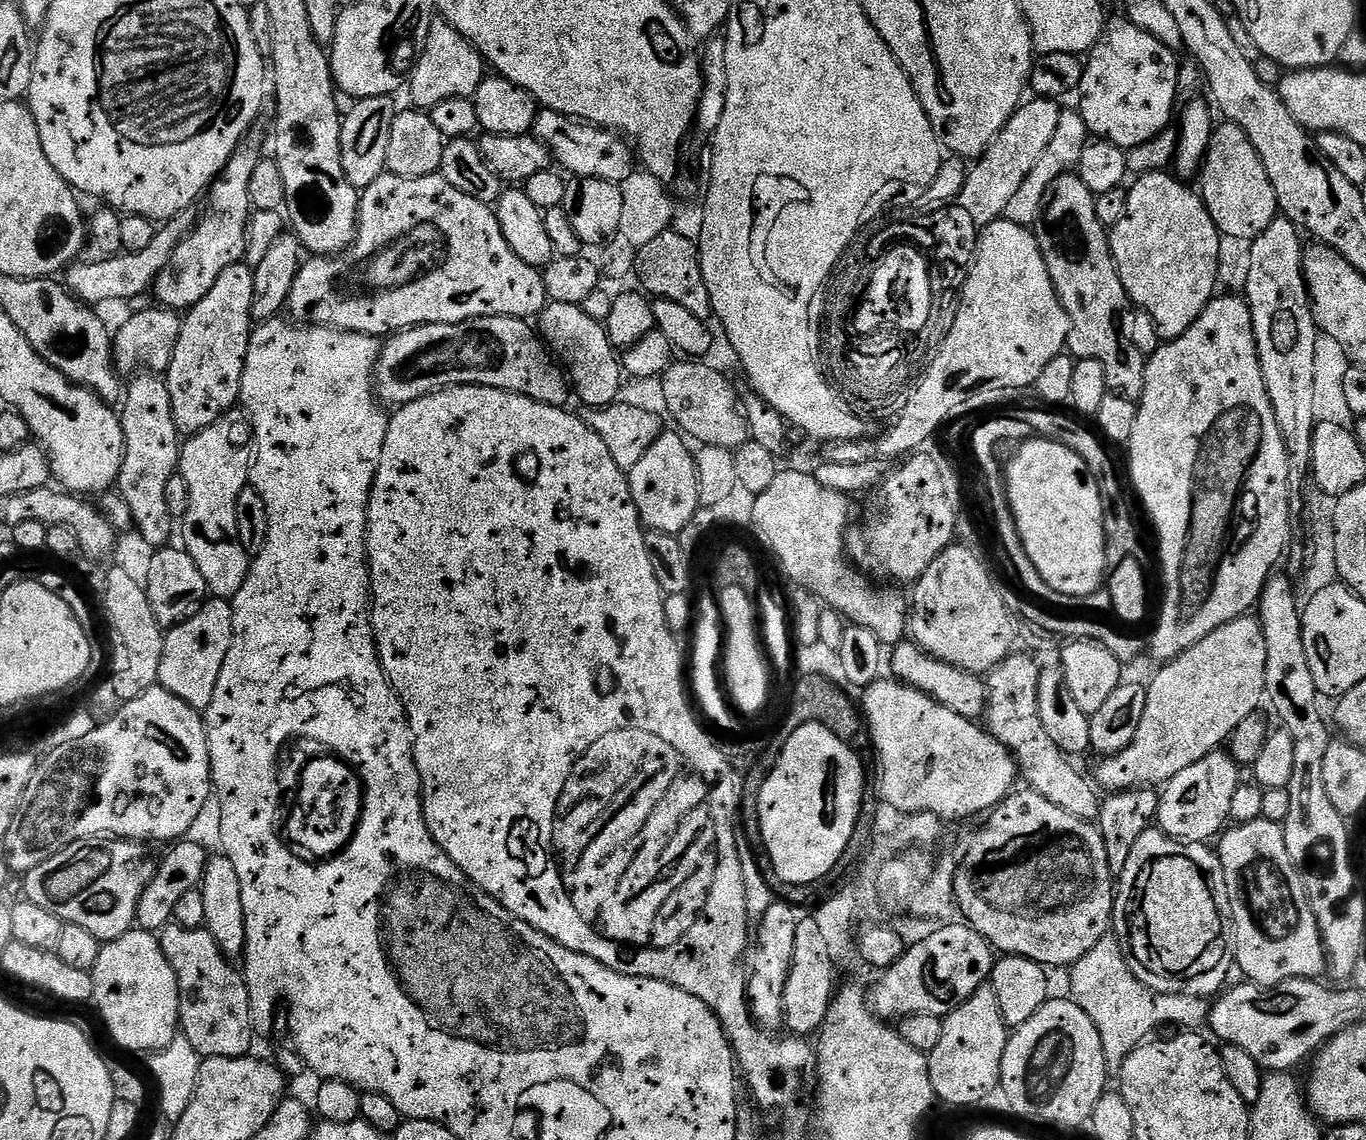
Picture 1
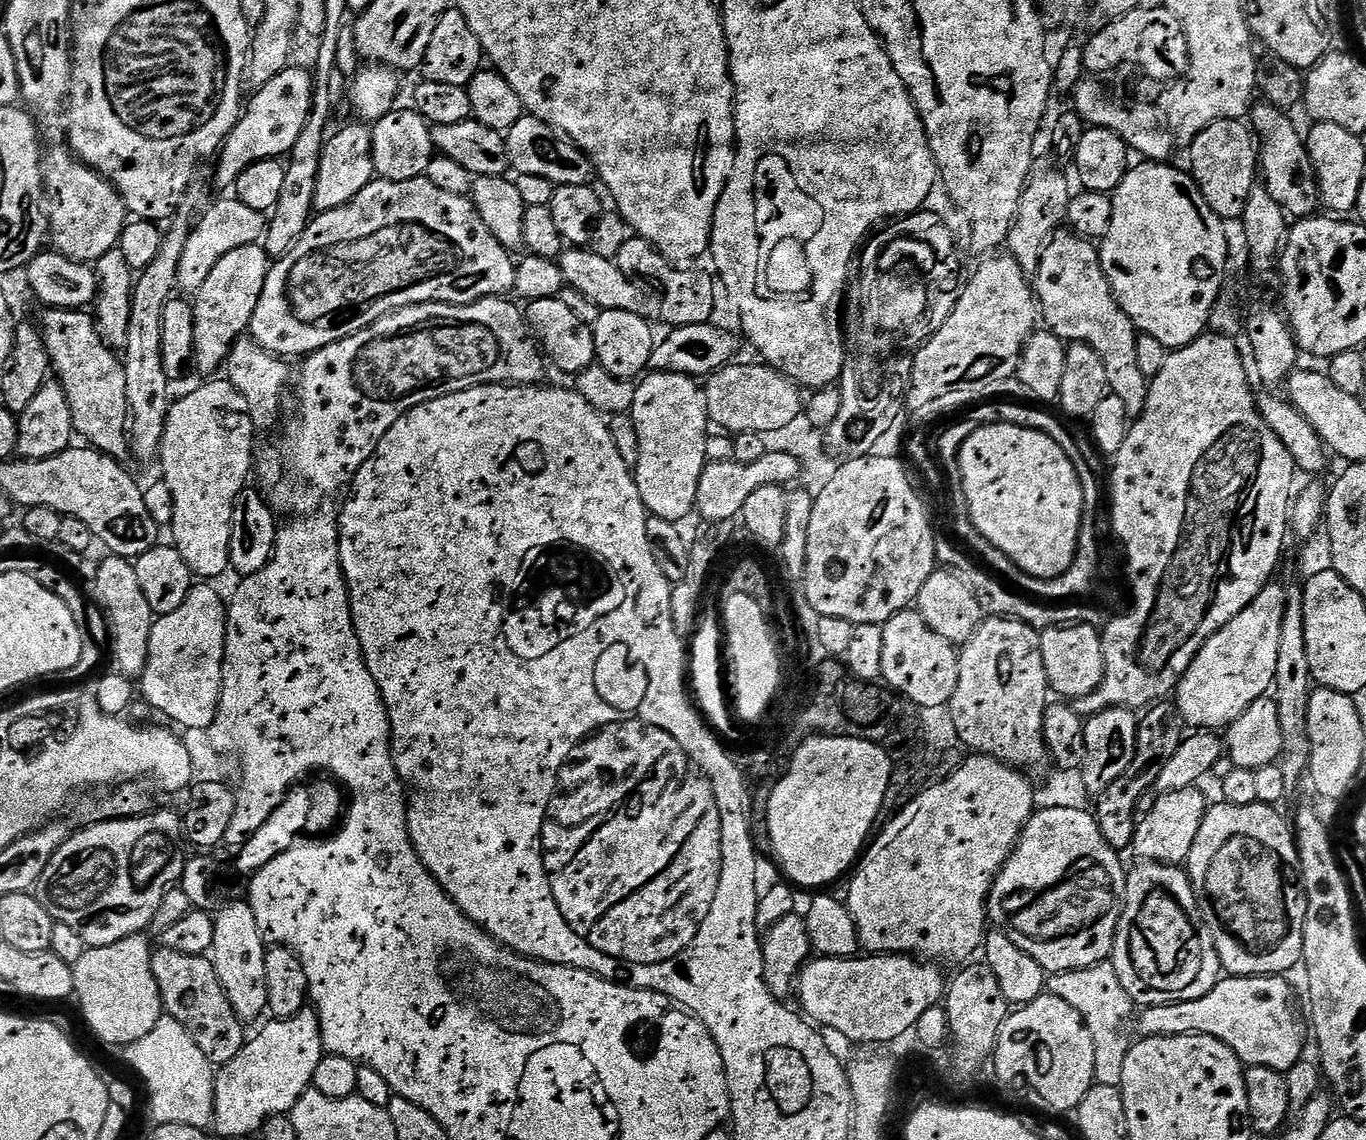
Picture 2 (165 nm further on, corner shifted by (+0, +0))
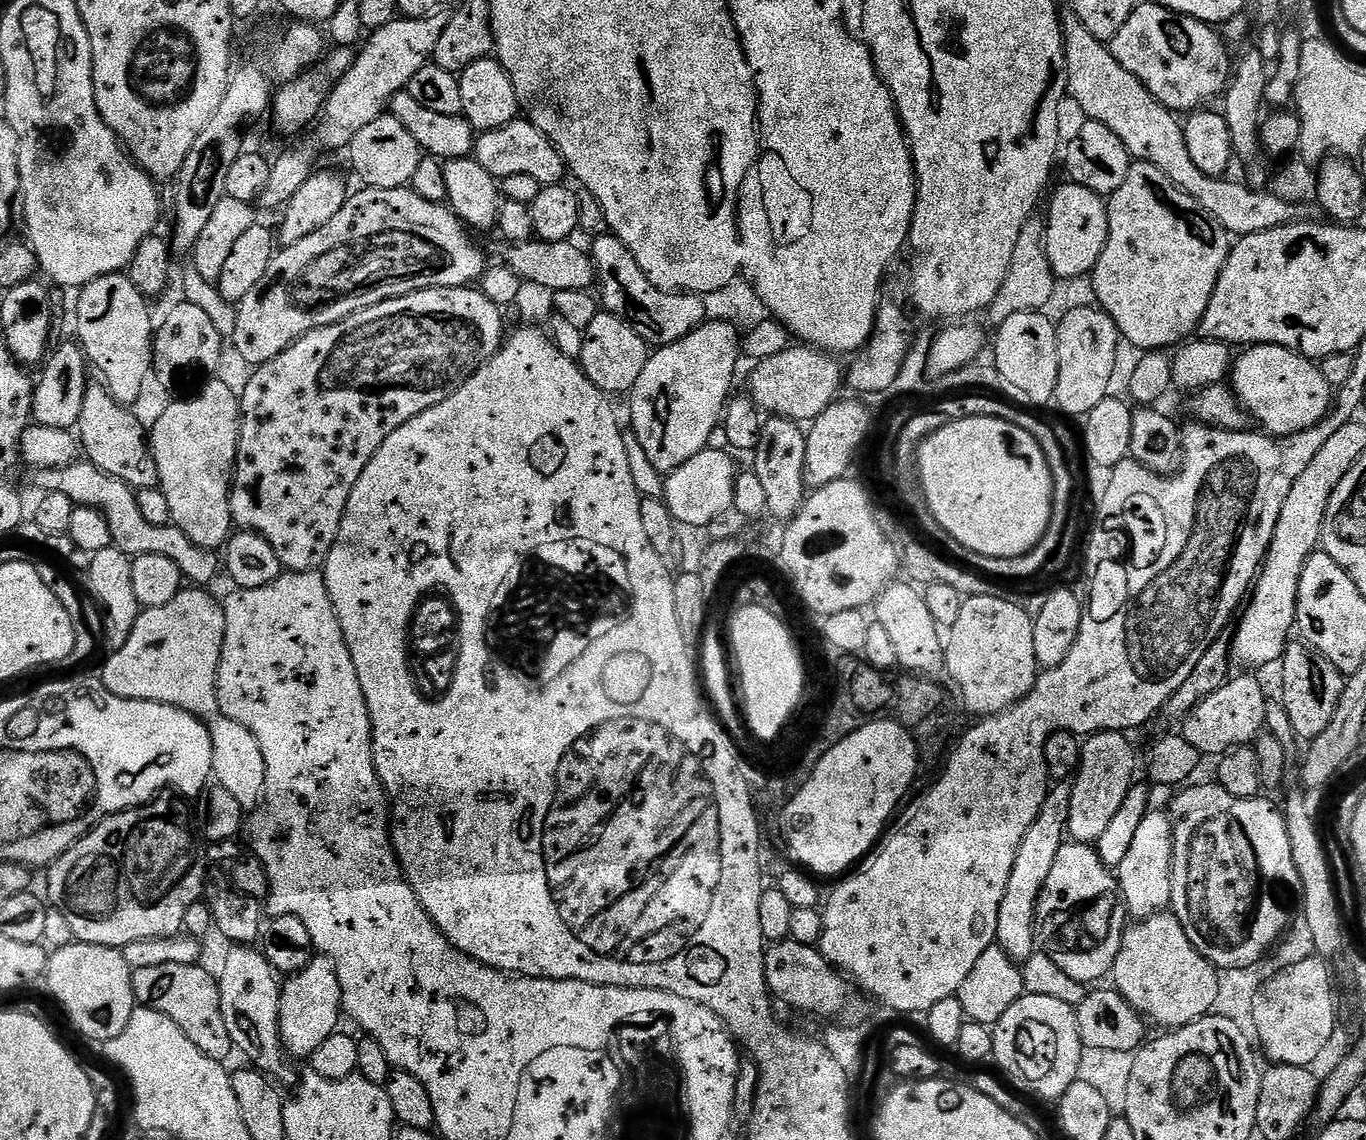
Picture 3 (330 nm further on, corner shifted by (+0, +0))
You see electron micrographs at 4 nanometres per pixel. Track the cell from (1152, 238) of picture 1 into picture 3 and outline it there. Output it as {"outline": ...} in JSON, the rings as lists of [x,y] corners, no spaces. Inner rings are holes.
{"outline":[[[1133,163],[1131,170],[1128,172],[1126,182],[1122,182],[1122,186],[1118,186],[1118,190],[1107,197],[1106,203],[1108,206],[1106,246],[1098,258],[1096,267],[1090,273],[1092,288],[1096,291],[1095,303],[1103,308],[1108,313],[1108,317],[1116,323],[1116,328],[1120,331],[1121,337],[1127,343],[1129,340],[1134,347],[1140,348],[1139,350],[1168,350],[1171,344],[1171,348],[1184,344],[1199,329],[1202,314],[1206,314],[1206,306],[1210,306],[1214,286],[1218,286],[1218,278],[1228,261],[1230,251],[1229,232],[1206,210],[1202,210],[1202,206],[1198,206],[1198,202],[1194,202],[1194,198],[1190,198],[1190,194],[1186,194],[1178,186],[1174,186],[1174,182],[1170,182],[1170,178],[1166,178],[1166,174],[1162,174],[1162,170],[1158,170],[1158,166],[1153,164]]]}

